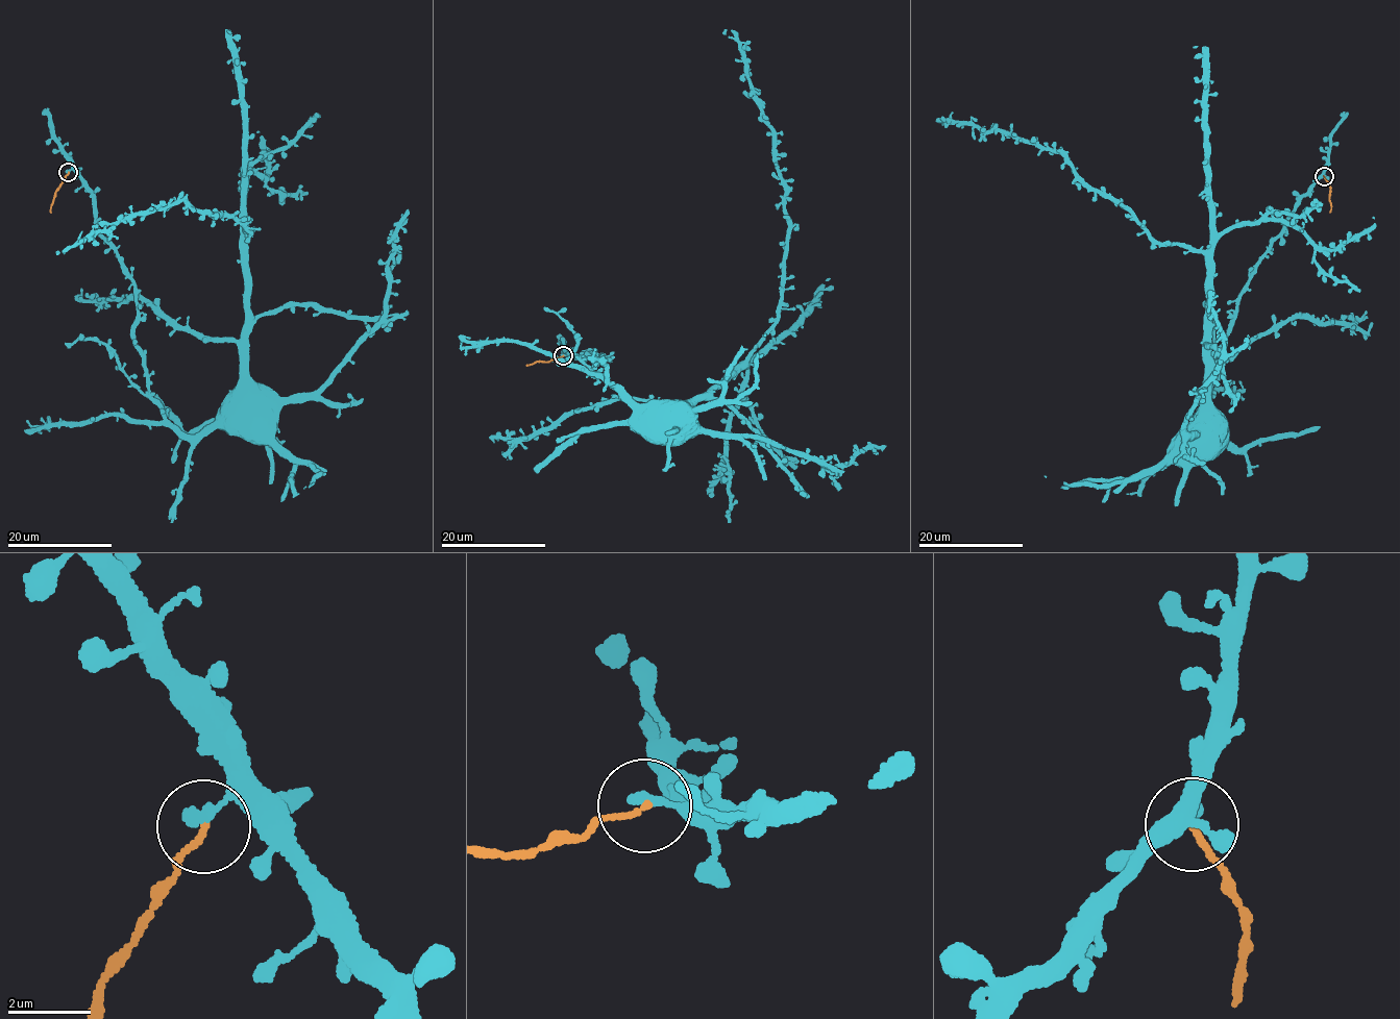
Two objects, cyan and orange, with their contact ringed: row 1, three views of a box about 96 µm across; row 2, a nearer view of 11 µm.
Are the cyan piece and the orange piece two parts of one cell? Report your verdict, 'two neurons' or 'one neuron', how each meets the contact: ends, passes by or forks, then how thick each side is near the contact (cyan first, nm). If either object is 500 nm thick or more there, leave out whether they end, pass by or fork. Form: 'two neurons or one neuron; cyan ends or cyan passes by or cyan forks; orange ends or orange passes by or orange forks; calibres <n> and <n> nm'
two neurons; cyan ends; orange ends; calibres 280 and 140 nm

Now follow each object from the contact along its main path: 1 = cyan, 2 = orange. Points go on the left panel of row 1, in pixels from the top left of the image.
1: (68, 171), (133, 286), (148, 393), (186, 433), (222, 418), (240, 377), (243, 225), (182, 200), (57, 253)
2: (68, 172), (54, 194), (49, 212)

